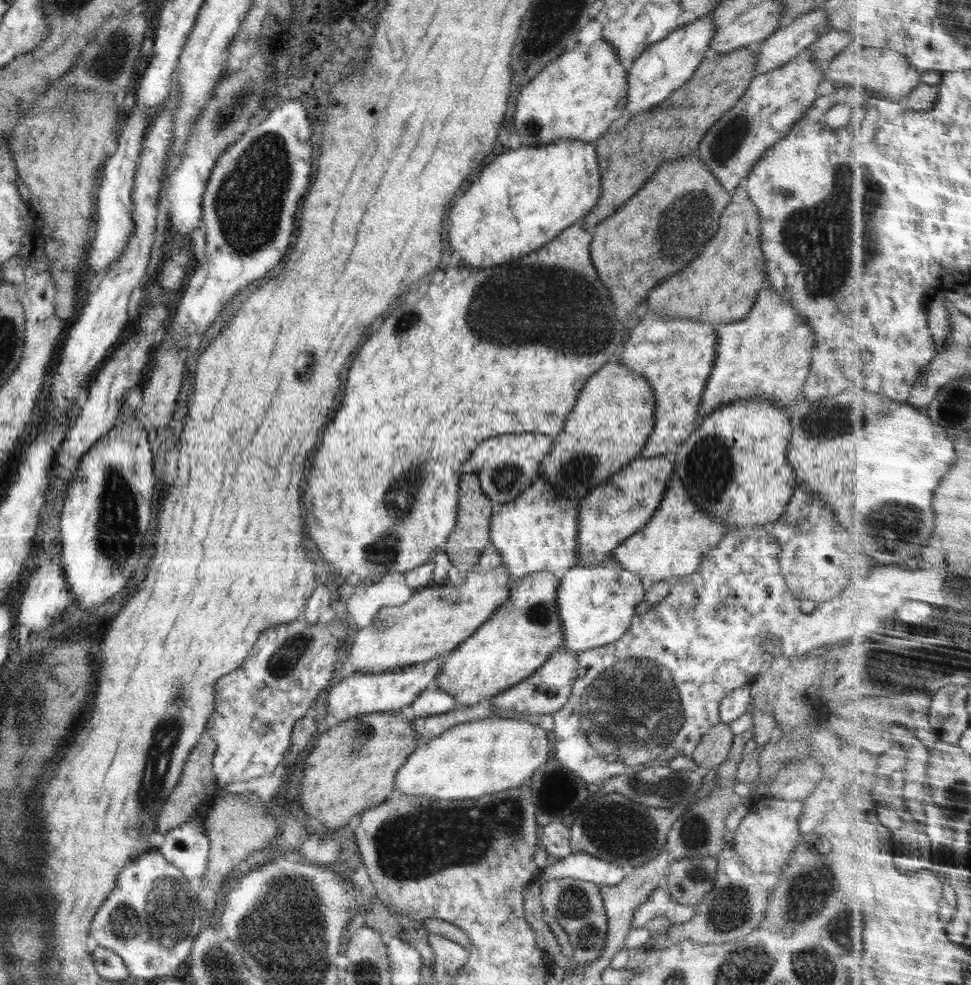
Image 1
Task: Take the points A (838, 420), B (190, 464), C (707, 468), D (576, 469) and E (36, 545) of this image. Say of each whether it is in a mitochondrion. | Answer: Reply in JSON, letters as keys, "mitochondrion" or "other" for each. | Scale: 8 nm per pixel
{"A":"mitochondrion","B":"other","C":"mitochondrion","D":"mitochondrion","E":"other"}

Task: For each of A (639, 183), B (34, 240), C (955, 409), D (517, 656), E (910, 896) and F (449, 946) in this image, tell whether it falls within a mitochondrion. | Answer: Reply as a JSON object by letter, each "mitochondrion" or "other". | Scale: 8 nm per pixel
{"A":"other","B":"other","C":"mitochondrion","D":"other","E":"other","F":"other"}

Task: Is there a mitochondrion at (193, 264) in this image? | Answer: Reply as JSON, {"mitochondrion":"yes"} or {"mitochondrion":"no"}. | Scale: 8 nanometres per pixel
{"mitochondrion":"no"}

